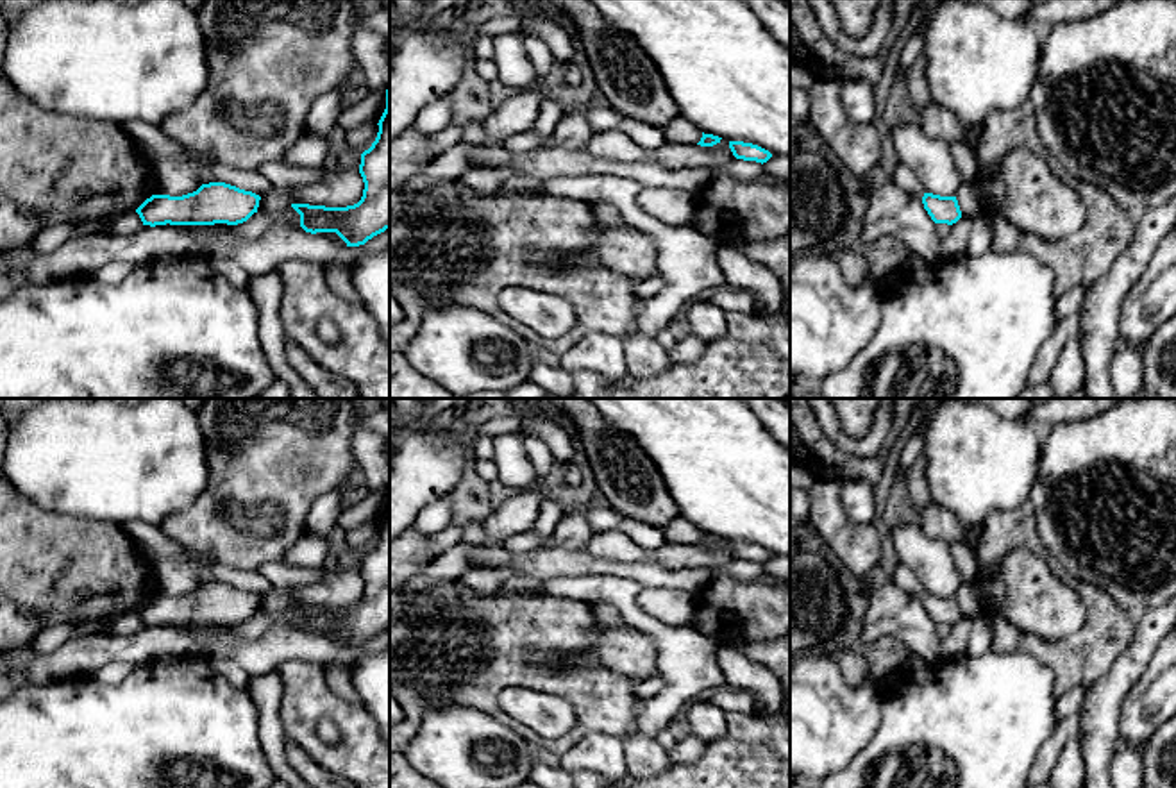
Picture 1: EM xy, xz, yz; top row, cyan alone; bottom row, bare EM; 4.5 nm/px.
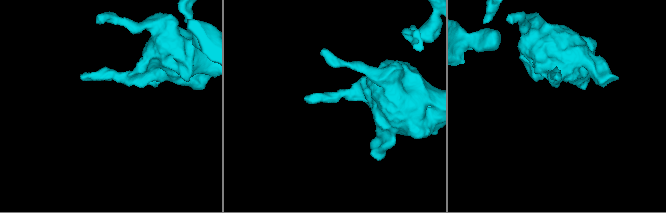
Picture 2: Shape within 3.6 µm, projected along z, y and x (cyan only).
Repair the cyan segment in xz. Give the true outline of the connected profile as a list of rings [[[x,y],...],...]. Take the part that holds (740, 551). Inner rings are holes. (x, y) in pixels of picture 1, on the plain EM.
[[[729,541],[729,549],[736,559],[767,563],[772,554],[758,545],[743,541]]]

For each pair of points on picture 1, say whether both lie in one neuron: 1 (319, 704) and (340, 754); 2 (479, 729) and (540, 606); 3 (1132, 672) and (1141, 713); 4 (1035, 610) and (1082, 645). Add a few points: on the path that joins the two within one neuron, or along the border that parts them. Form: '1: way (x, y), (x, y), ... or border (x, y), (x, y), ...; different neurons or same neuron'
1: way (333, 712), (345, 724), (345, 740); same neuron
2: border (445, 706), (481, 710), (510, 726), (522, 738); different neurons
3: border (1132, 690), (1123, 703), (1117, 729); different neurons
4: border (1083, 603), (1073, 633), (1028, 635); different neurons

